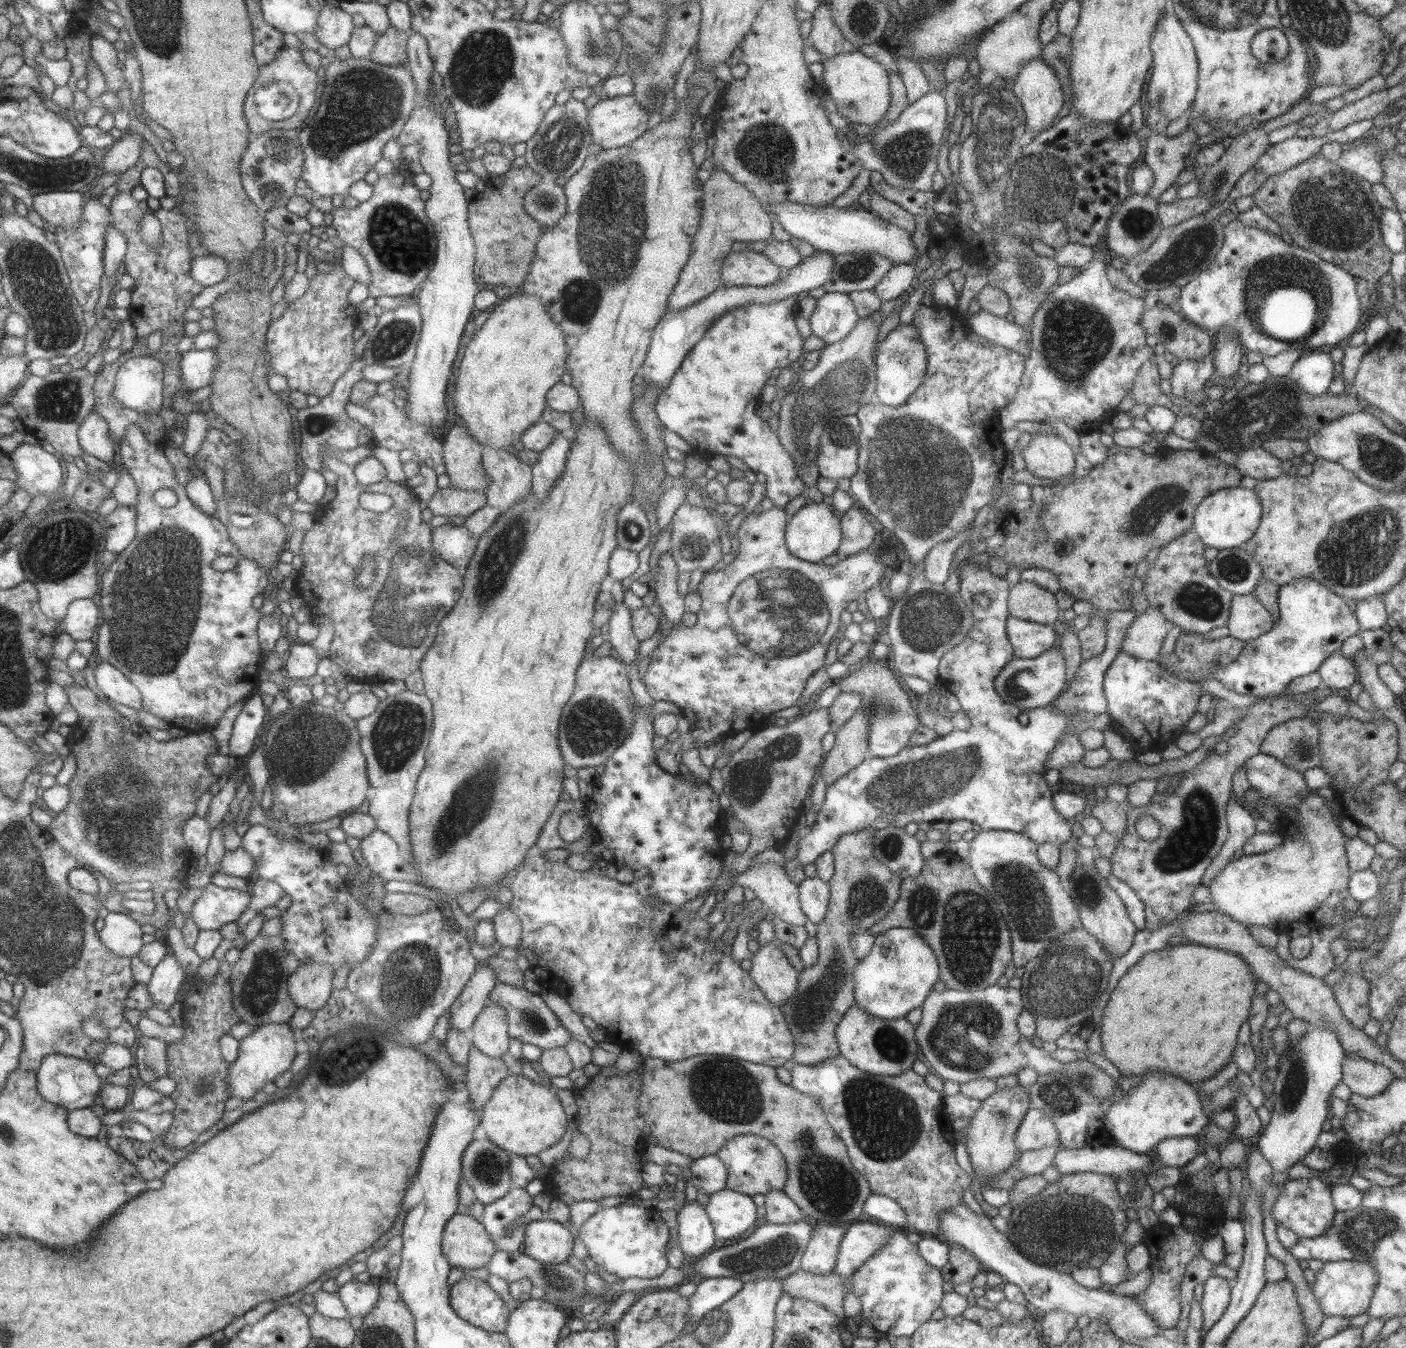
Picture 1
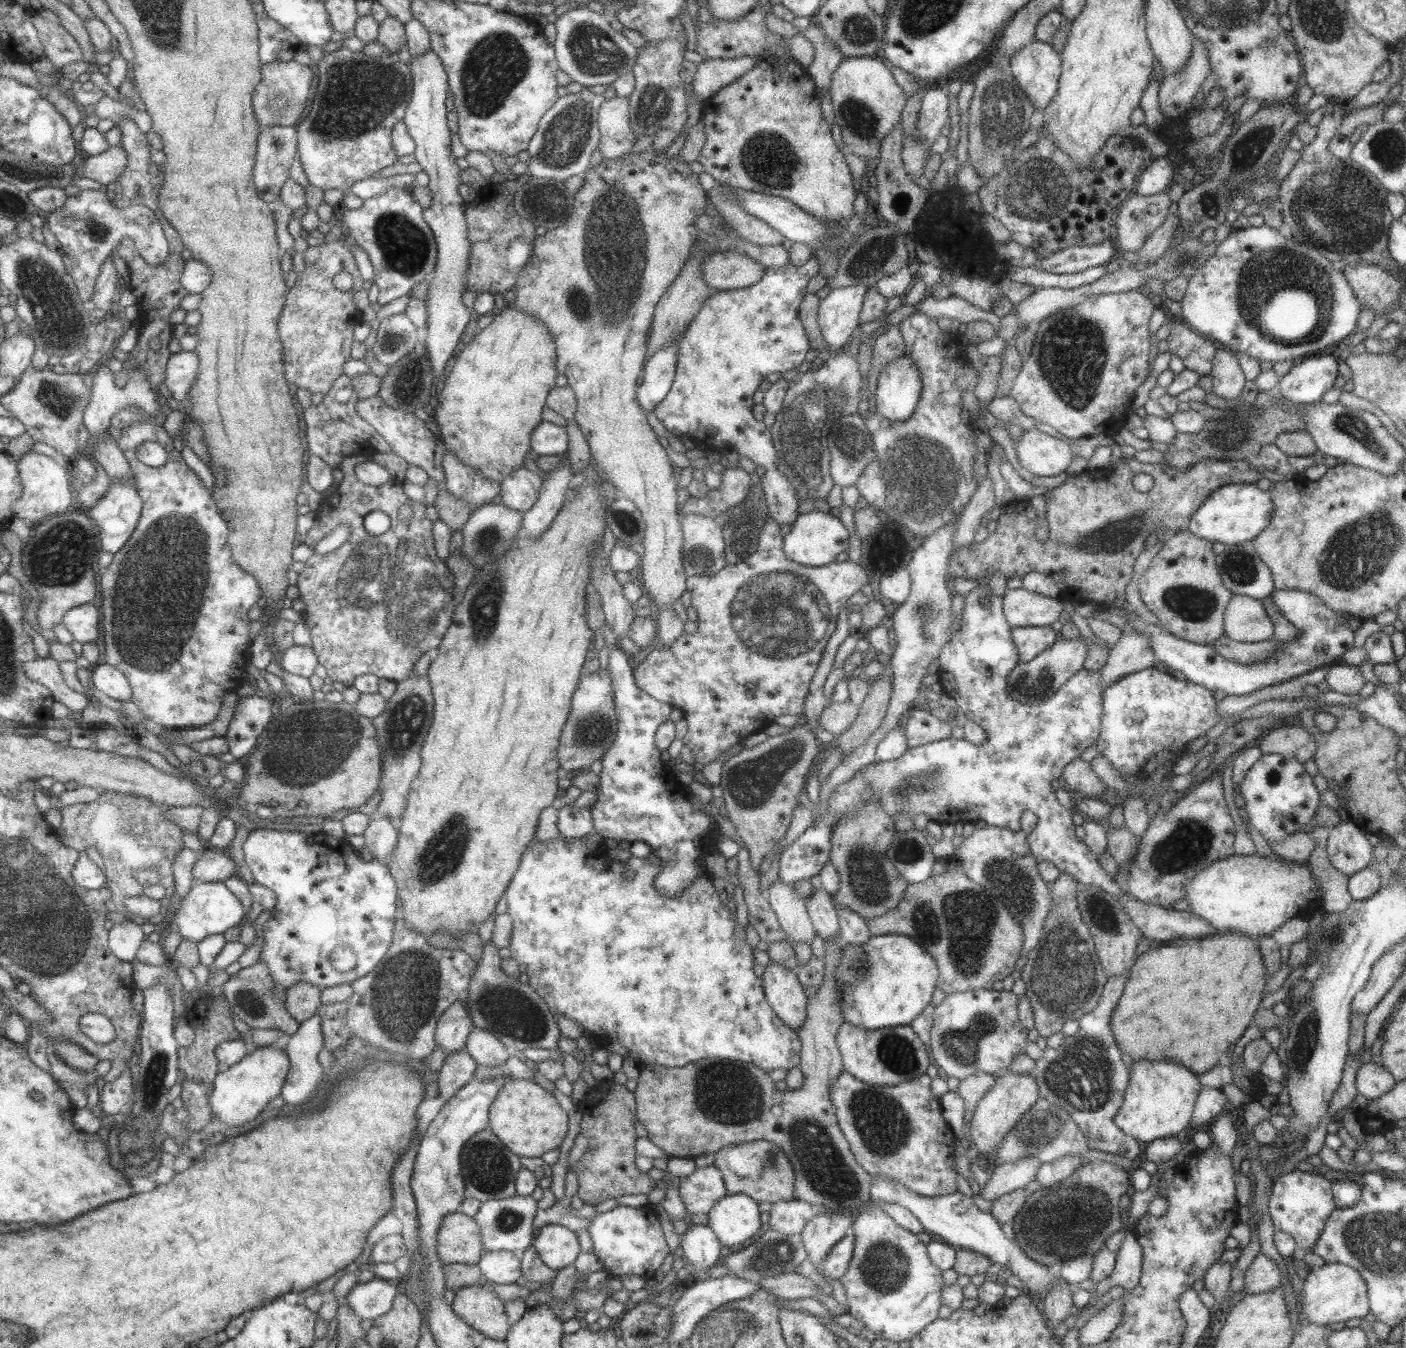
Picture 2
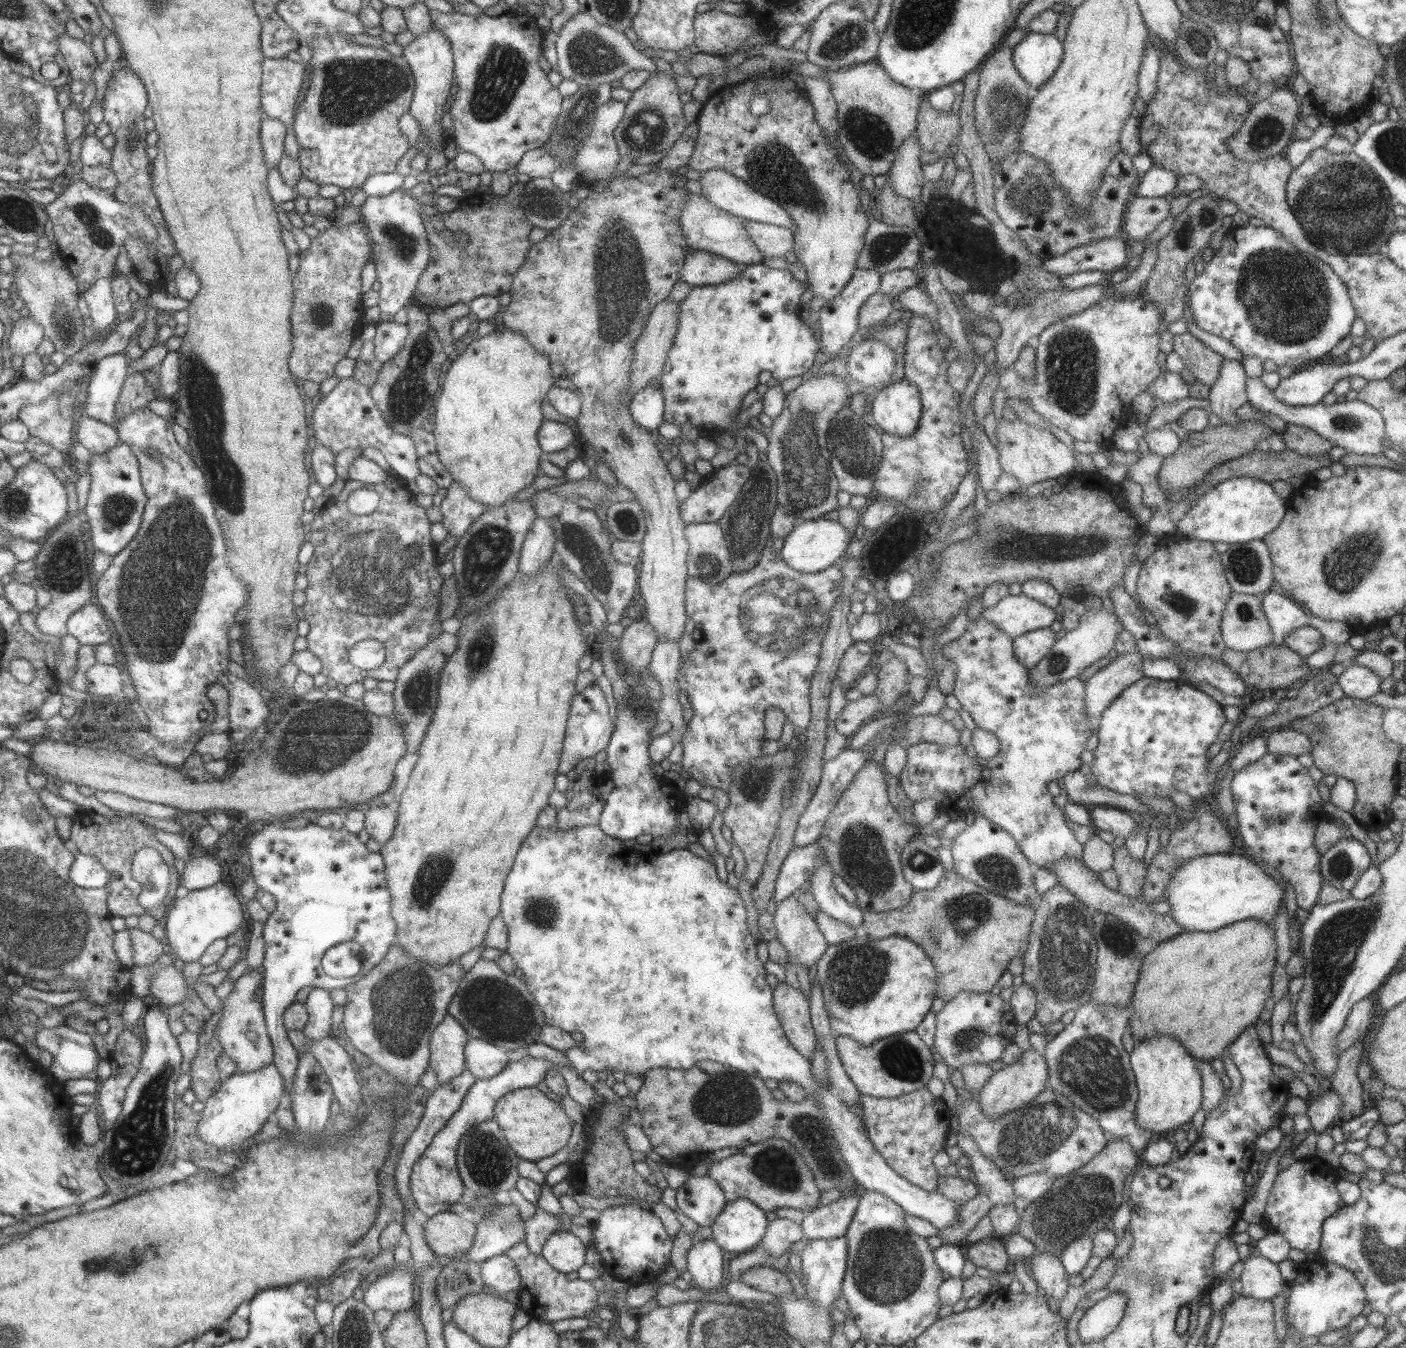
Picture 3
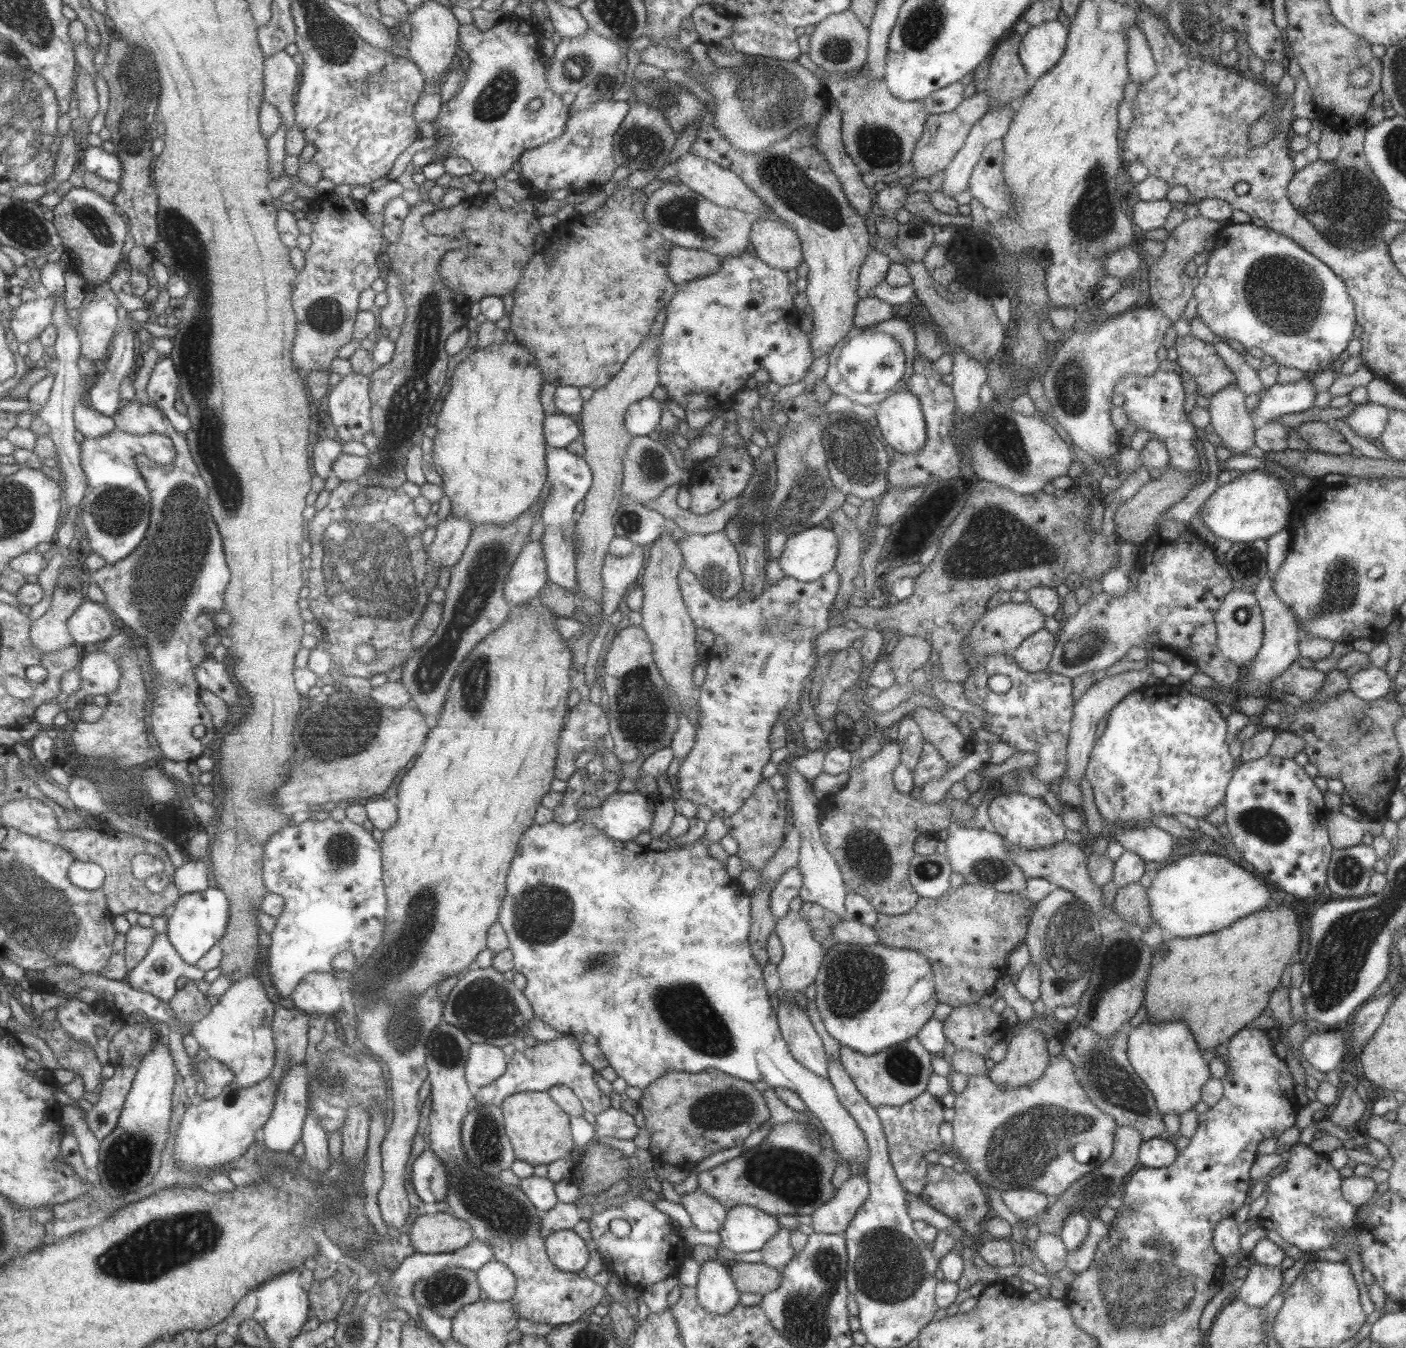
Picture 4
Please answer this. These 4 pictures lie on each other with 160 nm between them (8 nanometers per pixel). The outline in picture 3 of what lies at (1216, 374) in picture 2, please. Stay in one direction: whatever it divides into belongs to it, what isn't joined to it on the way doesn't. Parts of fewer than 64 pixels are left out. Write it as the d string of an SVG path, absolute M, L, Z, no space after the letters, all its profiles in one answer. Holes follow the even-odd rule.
M1223 359L1219 372L1210 386L1207 400L1209 412L1215 414L1221 424L1237 426L1243 422L1236 417L1237 408L1248 402L1246 377L1239 361Z

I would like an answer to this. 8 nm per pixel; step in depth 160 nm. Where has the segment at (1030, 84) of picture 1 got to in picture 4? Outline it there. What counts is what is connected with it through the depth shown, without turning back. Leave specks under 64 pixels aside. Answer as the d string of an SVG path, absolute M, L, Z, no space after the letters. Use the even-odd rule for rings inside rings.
M1057 20L1031 26L1018 46L1021 65L1033 80L1047 73L1063 54L1067 38L1067 27Z

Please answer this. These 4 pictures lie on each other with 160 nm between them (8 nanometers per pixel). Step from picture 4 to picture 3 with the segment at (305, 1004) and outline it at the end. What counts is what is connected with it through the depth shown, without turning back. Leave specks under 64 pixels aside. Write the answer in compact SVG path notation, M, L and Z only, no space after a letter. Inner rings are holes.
M314 988L306 1000L310 1012L310 1023L303 1032L307 1039L314 1043L321 1043L323 1038L332 1036L333 1031L333 1008L335 1003L330 995L330 990Z

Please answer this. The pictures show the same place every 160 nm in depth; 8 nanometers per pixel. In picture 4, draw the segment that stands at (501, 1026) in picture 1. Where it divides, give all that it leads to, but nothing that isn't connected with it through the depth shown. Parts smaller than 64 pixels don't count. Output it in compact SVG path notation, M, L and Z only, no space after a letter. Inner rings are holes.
M471 1043L464 1064L467 1084L483 1087L499 1078L506 1069L507 1059L498 1046Z

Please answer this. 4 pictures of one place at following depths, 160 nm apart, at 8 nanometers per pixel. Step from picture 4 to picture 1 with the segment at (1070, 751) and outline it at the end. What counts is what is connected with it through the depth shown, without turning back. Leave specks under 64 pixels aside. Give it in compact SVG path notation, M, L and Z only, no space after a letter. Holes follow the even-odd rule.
M1148 606L1127 628L1120 651L1141 660L1157 661L1159 648L1169 626L1168 620L1158 608Z

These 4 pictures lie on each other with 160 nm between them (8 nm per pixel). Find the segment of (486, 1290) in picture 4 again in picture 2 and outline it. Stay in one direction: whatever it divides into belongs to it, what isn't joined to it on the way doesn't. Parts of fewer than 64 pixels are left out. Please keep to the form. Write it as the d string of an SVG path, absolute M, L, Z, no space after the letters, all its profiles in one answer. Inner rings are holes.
M486 1251L477 1266L489 1280L489 1286L513 1284L520 1275L520 1254L513 1251Z

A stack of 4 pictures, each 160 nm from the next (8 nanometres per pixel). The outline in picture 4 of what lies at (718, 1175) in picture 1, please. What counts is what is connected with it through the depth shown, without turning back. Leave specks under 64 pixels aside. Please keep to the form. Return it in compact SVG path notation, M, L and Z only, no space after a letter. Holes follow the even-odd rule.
M696 1188L680 1196L680 1204L690 1216L692 1226L701 1232L718 1232L725 1220L726 1208L704 1190Z

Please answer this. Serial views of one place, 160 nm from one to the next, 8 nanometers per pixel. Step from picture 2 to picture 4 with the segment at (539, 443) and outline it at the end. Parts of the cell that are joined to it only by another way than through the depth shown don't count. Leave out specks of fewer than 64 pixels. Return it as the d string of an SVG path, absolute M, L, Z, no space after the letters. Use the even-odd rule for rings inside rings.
M560 413L547 415L543 420L545 443L553 448L566 448L575 438L580 437L575 420Z

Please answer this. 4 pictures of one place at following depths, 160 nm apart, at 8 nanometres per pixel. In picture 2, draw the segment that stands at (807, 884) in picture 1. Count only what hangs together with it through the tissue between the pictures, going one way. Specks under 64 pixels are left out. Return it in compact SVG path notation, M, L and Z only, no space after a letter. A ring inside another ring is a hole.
M821 887L813 889L813 892L805 897L805 902L805 911L816 935L823 940L838 939L840 929L831 894Z

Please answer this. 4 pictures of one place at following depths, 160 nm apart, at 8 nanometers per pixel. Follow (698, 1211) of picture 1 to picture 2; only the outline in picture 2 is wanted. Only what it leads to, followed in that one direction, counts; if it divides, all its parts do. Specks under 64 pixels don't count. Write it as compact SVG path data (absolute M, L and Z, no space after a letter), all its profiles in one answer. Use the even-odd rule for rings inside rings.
M693 1223L679 1236L679 1246L681 1246L683 1258L696 1270L695 1279L706 1277L705 1270L717 1266L717 1260L721 1256L722 1244L706 1224Z

